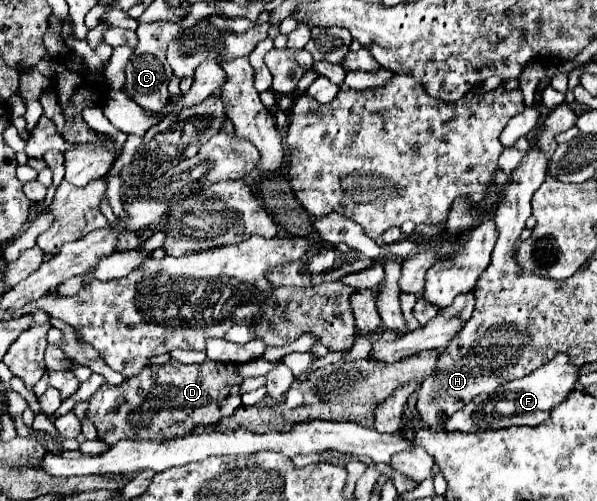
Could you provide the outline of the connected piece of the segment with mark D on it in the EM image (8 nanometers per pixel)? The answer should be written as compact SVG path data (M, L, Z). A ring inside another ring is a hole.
M170 360L162 366L148 366L138 376L124 380L120 386L100 386L88 400L86 418L96 426L98 438L108 446L128 438L152 438L166 442L168 438L180 438L190 434L198 424L216 424L220 416L220 404L228 398L230 386L240 384L234 364L222 364L206 360L202 364L180 364Z

